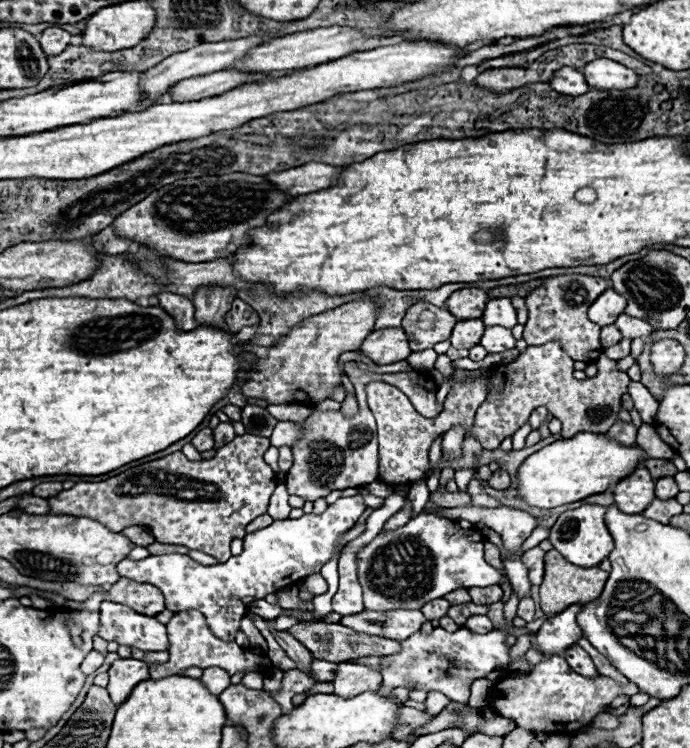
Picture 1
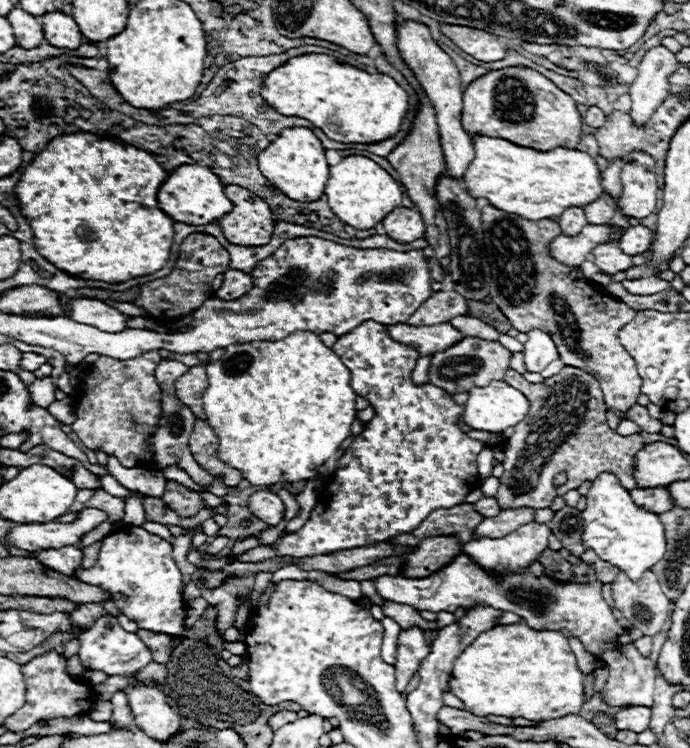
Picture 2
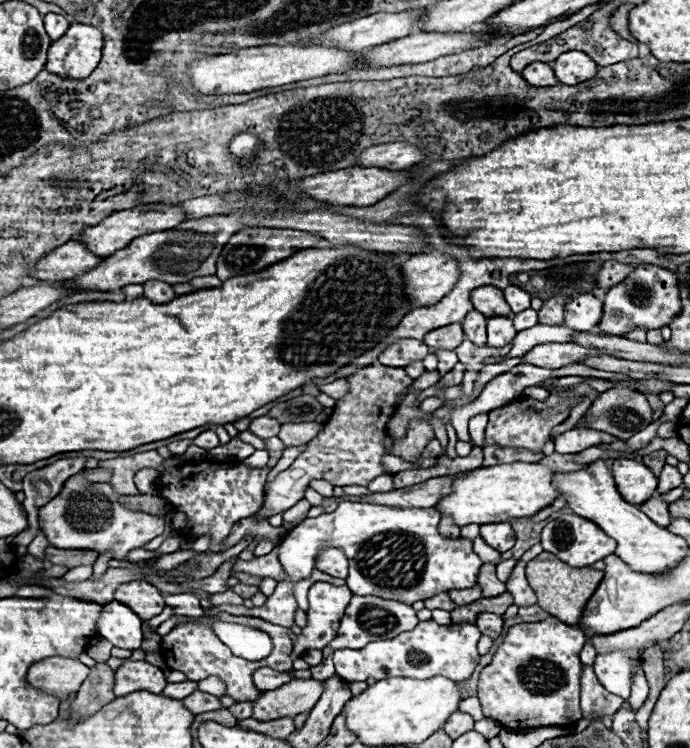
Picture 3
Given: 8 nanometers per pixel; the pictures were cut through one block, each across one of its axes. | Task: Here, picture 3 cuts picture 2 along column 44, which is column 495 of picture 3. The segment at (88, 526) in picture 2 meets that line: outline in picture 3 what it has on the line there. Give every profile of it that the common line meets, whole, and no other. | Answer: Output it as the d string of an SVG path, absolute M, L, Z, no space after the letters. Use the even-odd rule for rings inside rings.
M494 522L480 525L480 536L486 540L486 544L496 548L498 552L510 550L514 546L514 542L516 542L514 530L512 530L509 522Z

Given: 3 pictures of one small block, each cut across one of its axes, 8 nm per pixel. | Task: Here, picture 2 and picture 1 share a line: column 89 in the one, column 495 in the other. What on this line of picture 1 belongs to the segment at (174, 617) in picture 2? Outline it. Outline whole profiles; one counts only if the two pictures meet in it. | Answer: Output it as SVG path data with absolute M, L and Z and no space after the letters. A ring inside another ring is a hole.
M418 514L406 526L396 530L382 530L370 544L356 554L358 582L362 586L364 606L368 610L420 610L426 602L442 598L458 588L484 588L502 582L502 574L484 560L484 536L474 529L462 530L458 522L440 518L436 514Z

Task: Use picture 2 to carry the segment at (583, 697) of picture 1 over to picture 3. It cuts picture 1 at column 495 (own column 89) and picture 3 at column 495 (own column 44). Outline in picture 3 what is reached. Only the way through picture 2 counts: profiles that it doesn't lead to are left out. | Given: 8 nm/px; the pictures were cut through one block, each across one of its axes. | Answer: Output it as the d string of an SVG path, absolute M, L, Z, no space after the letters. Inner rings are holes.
M548 616L542 622L530 624L516 624L504 636L498 652L494 654L492 662L480 672L478 680L478 694L484 716L498 720L502 726L510 730L526 730L526 728L540 728L540 726L568 726L582 718L580 712L580 650L586 642L586 636L580 628L568 626L554 616Z

